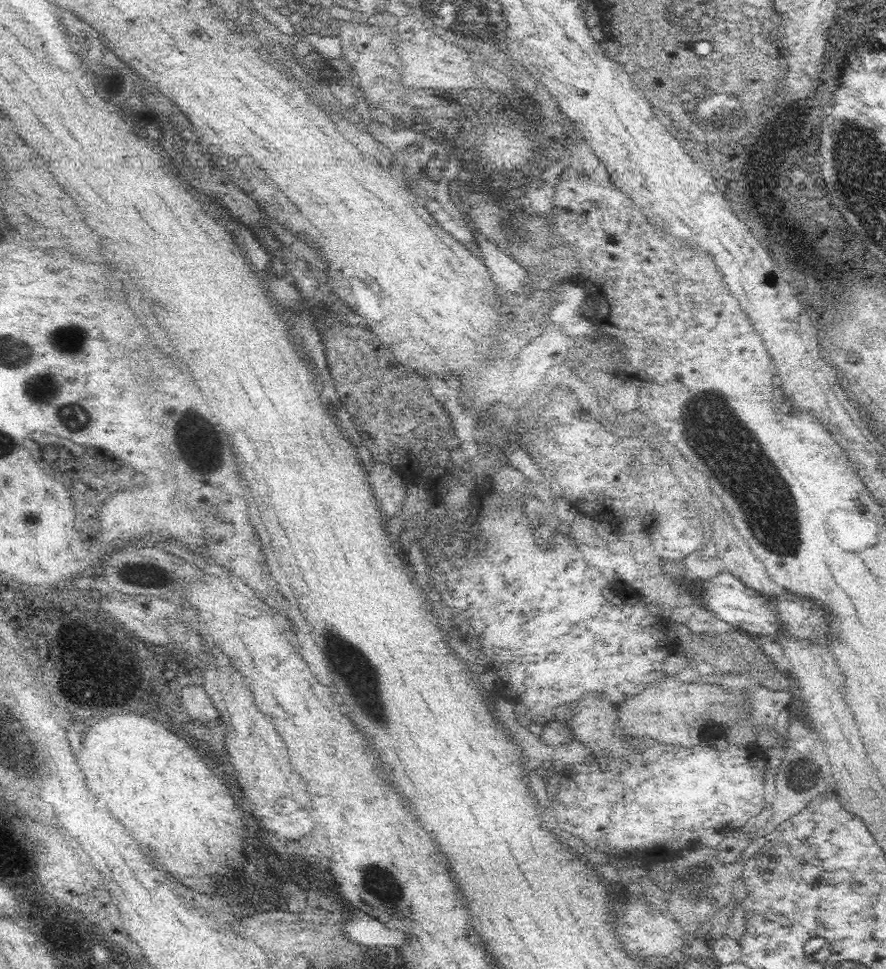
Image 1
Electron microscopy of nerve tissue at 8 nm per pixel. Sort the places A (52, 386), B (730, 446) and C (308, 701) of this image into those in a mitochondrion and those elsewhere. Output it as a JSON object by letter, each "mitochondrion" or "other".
{"A":"mitochondrion","B":"mitochondrion","C":"other"}

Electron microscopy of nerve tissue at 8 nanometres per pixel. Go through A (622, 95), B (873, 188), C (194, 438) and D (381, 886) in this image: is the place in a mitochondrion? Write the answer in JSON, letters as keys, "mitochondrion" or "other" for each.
{"A":"other","B":"mitochondrion","C":"mitochondrion","D":"mitochondrion"}

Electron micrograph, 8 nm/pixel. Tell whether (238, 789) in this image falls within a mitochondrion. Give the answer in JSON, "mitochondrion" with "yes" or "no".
{"mitochondrion":"no"}

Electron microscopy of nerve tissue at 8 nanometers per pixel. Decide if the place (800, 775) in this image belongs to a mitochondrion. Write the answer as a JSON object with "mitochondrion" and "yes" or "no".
{"mitochondrion":"yes"}

